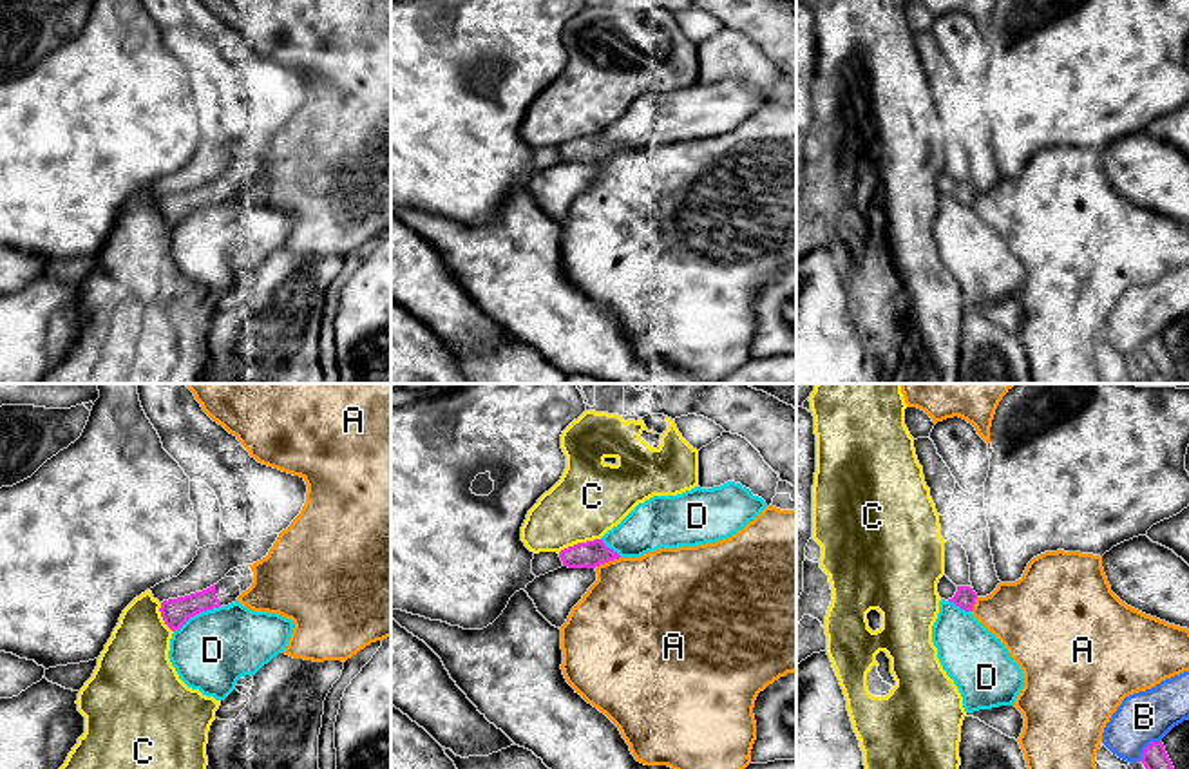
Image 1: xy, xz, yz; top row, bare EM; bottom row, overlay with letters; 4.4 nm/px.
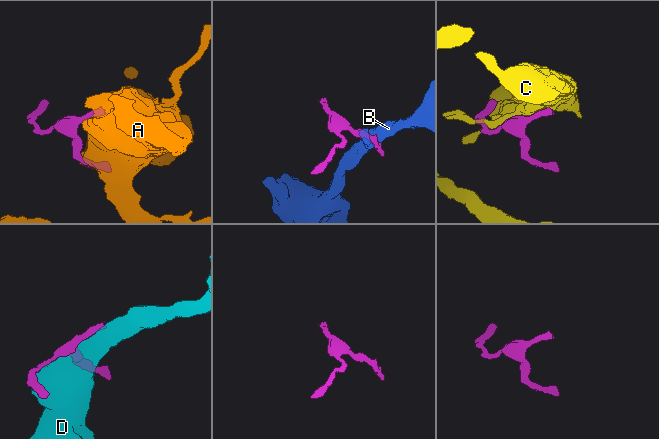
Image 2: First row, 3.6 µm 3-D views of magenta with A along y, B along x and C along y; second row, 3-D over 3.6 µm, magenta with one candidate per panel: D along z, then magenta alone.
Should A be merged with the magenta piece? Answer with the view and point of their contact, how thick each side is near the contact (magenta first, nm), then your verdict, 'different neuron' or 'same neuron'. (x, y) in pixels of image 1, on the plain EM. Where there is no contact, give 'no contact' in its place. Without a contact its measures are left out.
meets magenta in xz at (607, 156); 120 nm thick on the magenta side, 440 nm on the other; different neuron

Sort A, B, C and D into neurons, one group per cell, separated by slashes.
A / B / C / D

